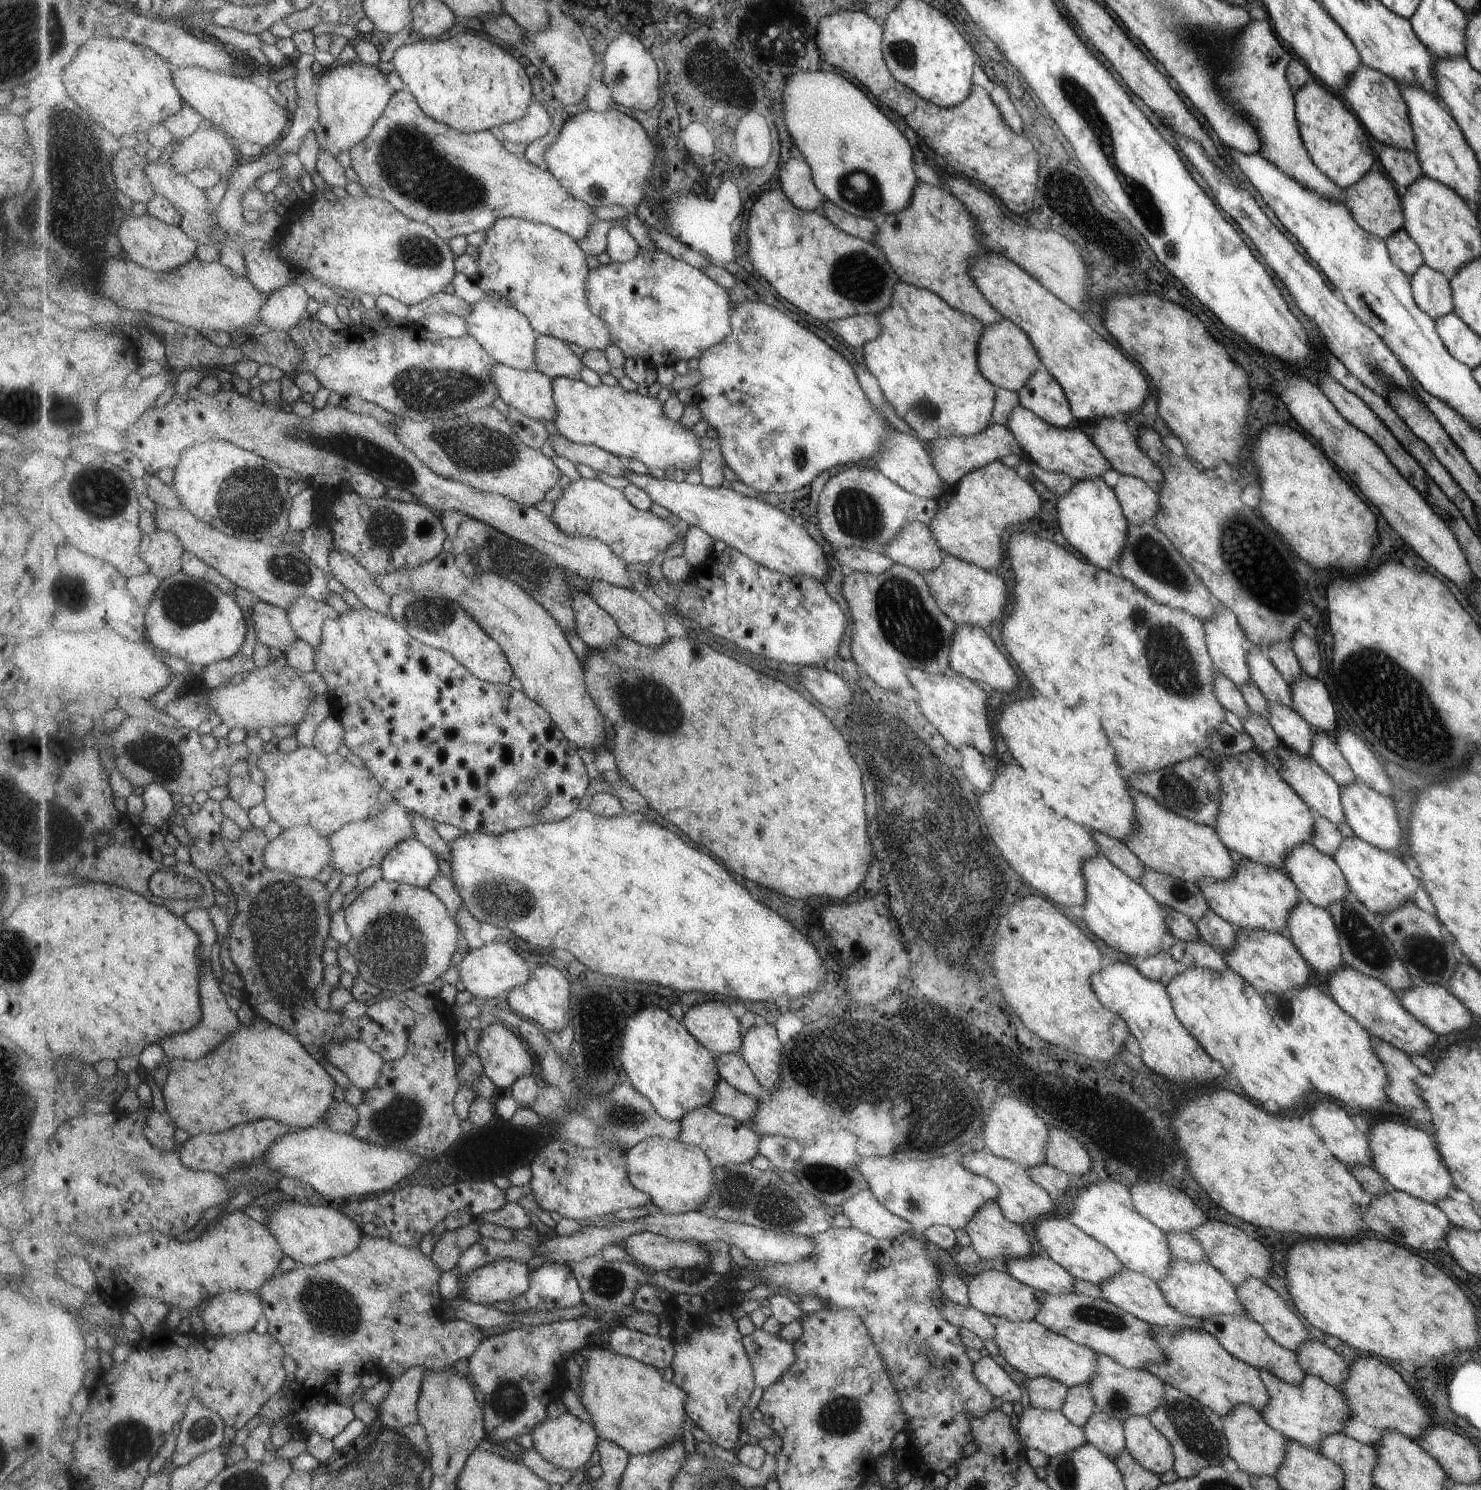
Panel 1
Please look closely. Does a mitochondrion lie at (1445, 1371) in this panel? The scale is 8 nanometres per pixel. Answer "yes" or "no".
no

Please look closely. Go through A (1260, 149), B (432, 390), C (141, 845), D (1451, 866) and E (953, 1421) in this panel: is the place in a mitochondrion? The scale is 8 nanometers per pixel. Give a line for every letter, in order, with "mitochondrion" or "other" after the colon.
A: other
B: mitochondrion
C: other
D: other
E: other

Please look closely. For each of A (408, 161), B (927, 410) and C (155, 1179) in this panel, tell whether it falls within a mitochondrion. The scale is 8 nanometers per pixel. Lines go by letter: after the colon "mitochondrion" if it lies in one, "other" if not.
A: mitochondrion
B: mitochondrion
C: mitochondrion

